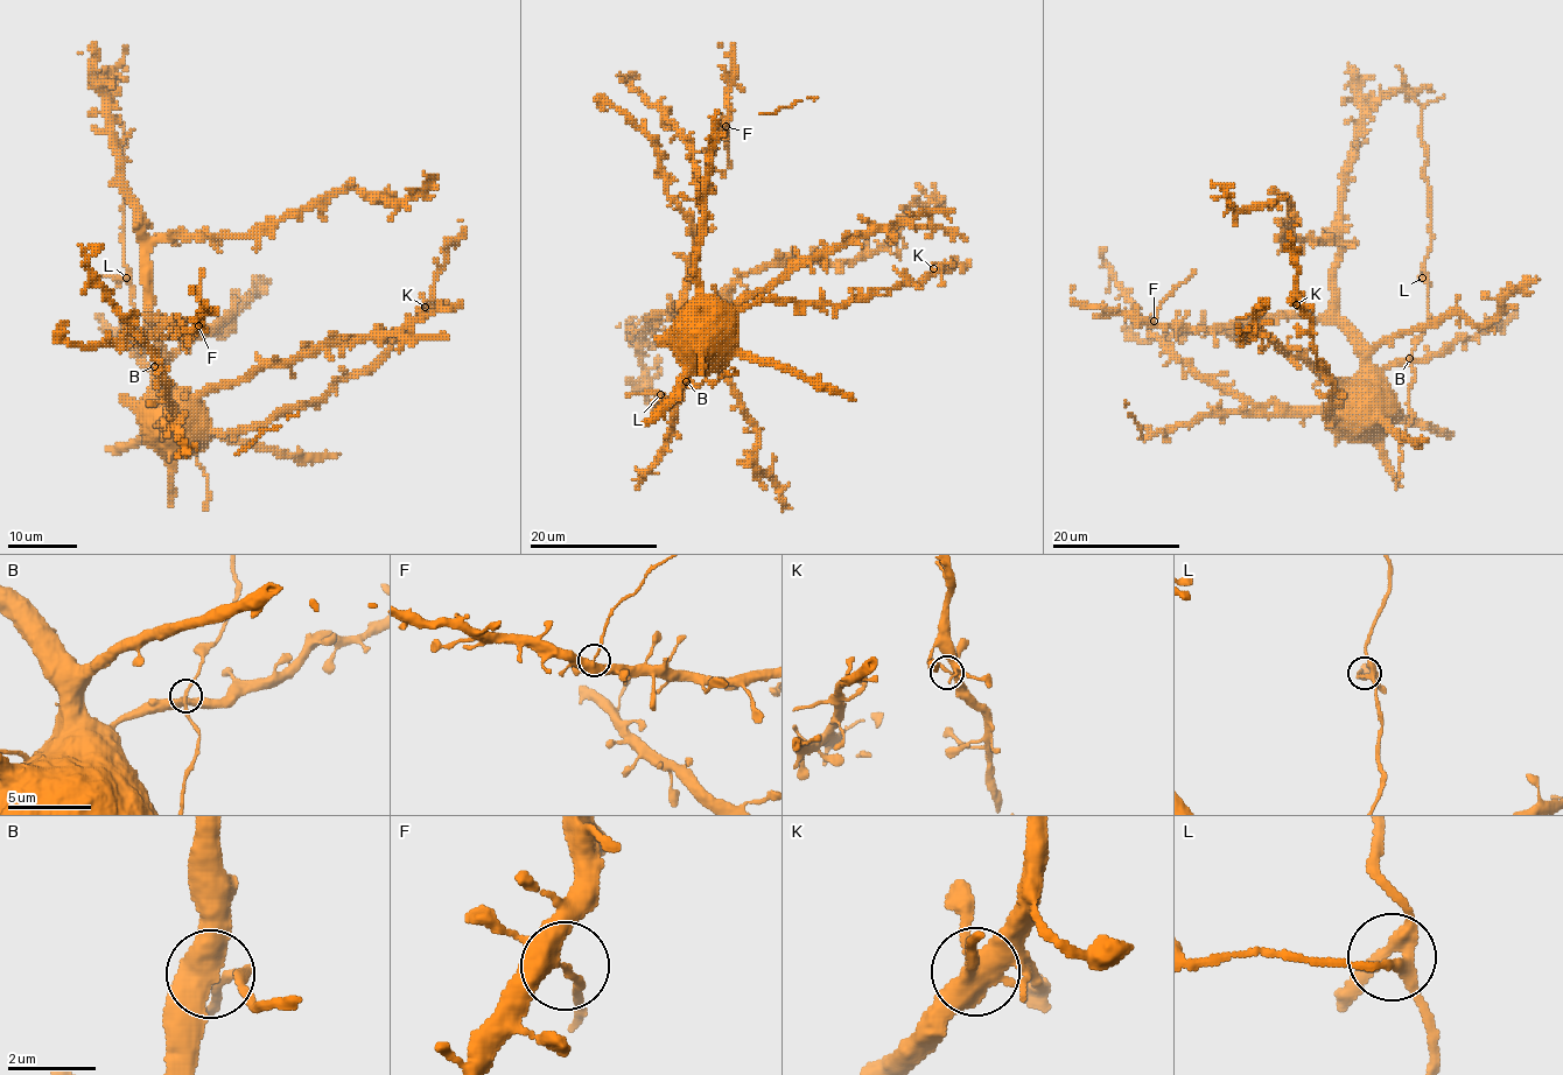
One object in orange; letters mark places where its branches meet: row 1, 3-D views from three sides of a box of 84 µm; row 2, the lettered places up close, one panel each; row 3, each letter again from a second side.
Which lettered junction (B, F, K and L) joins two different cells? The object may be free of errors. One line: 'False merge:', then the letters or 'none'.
False merge: F

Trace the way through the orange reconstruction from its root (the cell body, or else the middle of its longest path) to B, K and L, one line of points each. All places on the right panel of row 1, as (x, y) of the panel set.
B: (1365, 383), (1382, 370), (1409, 358)
K: (1365, 383), (1365, 392), (1343, 400), (1336, 419), (1326, 415), (1333, 378), (1317, 362), (1312, 320), (1296, 304)
L: (1365, 383), (1411, 357), (1429, 320), (1429, 293), (1422, 278)

